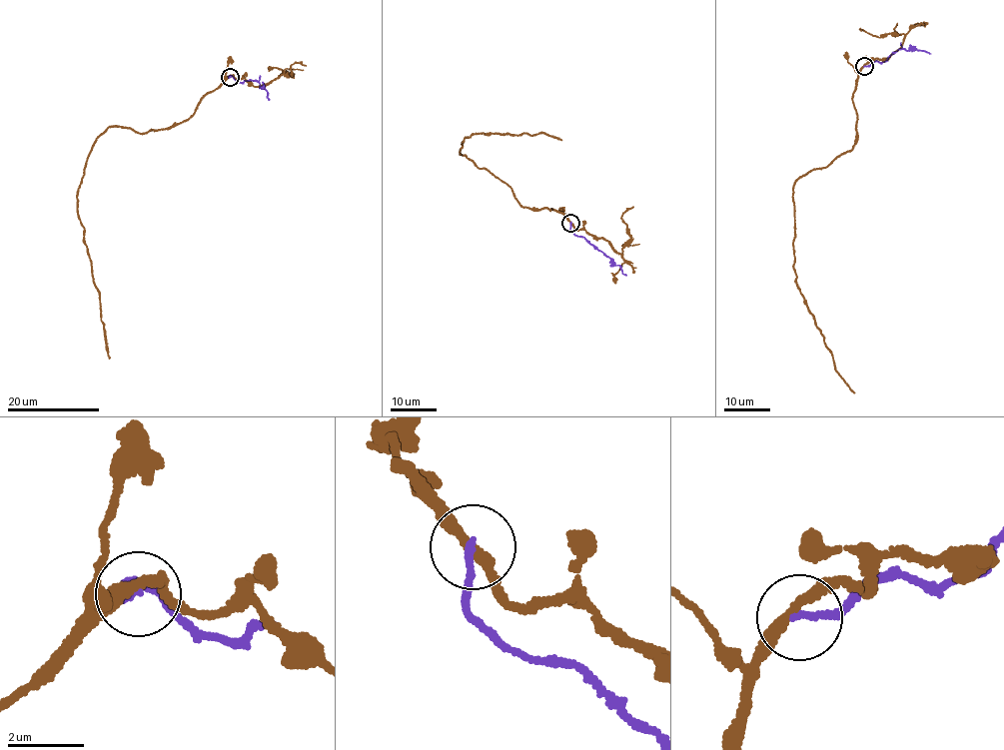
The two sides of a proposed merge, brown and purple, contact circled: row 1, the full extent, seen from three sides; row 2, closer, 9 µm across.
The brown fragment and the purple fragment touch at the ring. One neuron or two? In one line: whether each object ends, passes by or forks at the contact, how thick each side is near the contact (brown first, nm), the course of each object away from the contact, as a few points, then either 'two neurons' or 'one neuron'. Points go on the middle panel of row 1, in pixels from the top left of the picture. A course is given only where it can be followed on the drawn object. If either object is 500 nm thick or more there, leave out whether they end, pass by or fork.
brown passes by; purple ends there; 260 nm thick on the brown side, 190 nm on the other; brown runs (570, 223), (552, 208), (520, 205), (510, 188), (460, 153), (467, 136), (481, 132), (542, 132), (561, 140); purple runs (571, 223), (571, 232), (602, 251), (626, 276); two neurons

